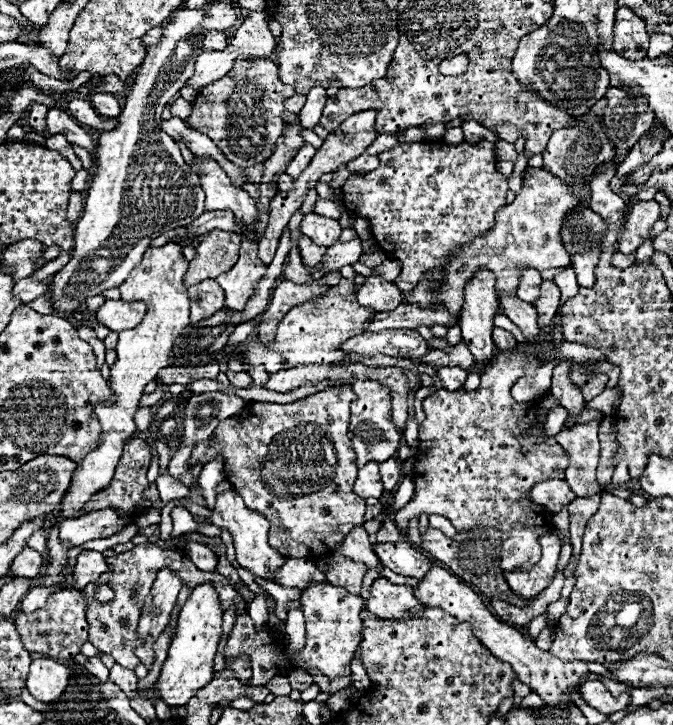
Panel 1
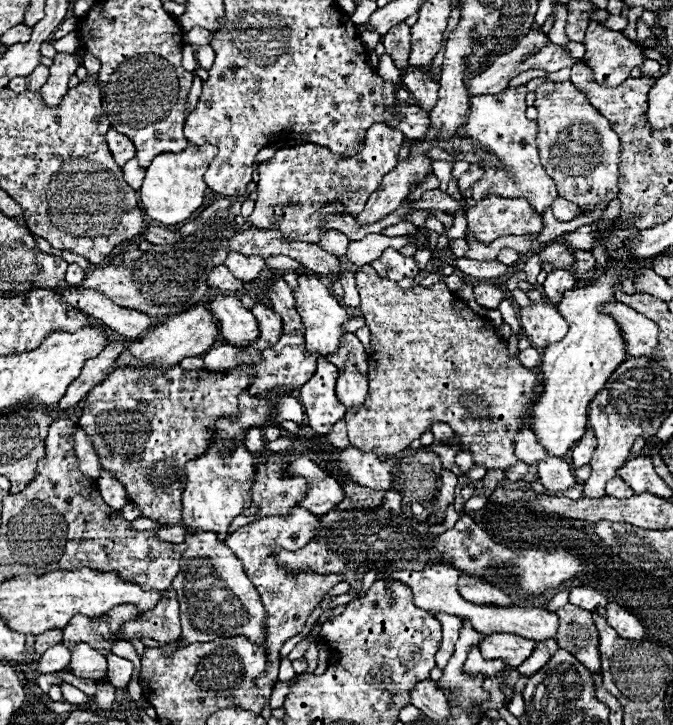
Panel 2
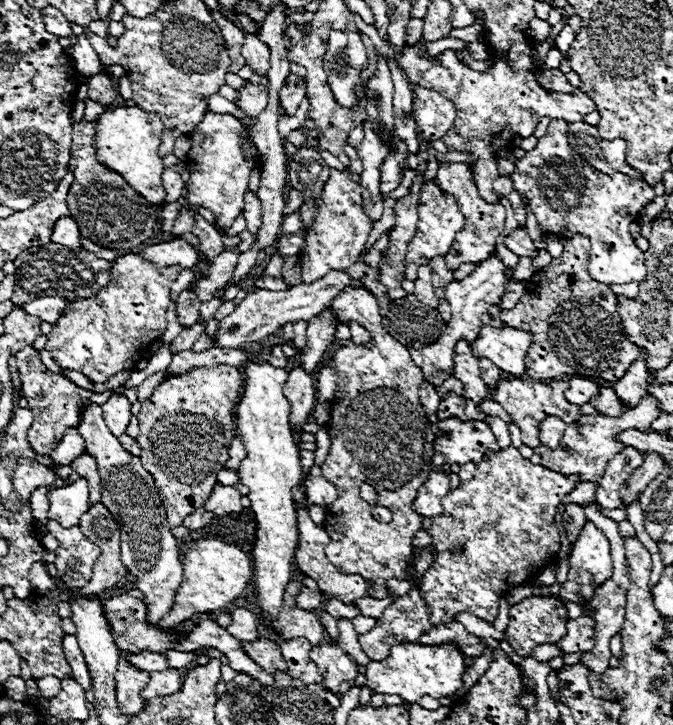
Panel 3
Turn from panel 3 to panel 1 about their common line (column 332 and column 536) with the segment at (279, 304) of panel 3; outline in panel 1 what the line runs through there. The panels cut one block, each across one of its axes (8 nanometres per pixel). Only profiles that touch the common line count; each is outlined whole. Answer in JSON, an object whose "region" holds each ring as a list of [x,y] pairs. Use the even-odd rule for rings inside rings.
{"region":[[[528,268],[520,274],[520,284],[516,288],[516,296],[524,302],[532,302],[538,298],[540,294],[540,284],[542,284],[542,278],[540,278],[540,272]]]}

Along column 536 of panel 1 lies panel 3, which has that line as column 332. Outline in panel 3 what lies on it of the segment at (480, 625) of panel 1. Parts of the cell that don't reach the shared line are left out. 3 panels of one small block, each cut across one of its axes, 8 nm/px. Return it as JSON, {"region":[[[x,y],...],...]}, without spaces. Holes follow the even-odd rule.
{"region":[[[320,644],[310,650],[310,658],[318,666],[326,690],[332,694],[340,692],[342,682],[352,682],[358,676],[358,664],[338,646]]]}

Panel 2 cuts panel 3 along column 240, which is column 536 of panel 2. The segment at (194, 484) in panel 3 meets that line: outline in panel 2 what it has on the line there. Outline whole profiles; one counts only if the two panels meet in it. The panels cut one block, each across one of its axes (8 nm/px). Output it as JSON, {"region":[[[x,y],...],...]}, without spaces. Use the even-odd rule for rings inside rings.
{"region":[[[370,264],[360,266],[354,274],[362,318],[370,328],[372,354],[368,354],[368,396],[360,408],[348,408],[344,416],[350,444],[362,452],[388,456],[406,450],[434,422],[446,422],[454,428],[466,450],[474,454],[478,466],[498,470],[514,466],[518,462],[514,456],[514,434],[522,422],[530,424],[530,418],[524,414],[530,414],[530,404],[538,398],[540,372],[512,360],[506,344],[496,336],[496,328],[476,316],[462,298],[448,290],[446,282],[406,290],[392,280],[380,278]]]}

